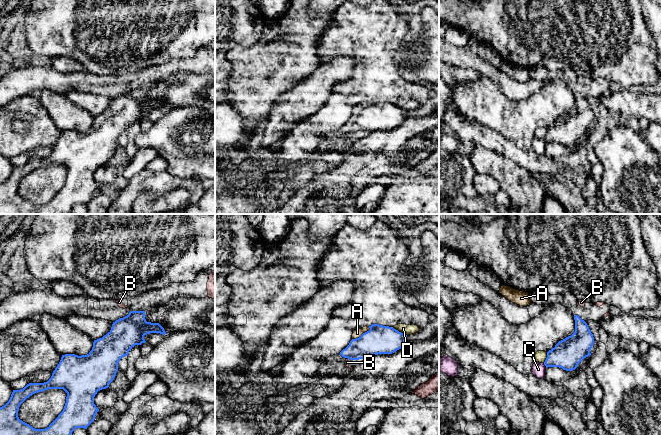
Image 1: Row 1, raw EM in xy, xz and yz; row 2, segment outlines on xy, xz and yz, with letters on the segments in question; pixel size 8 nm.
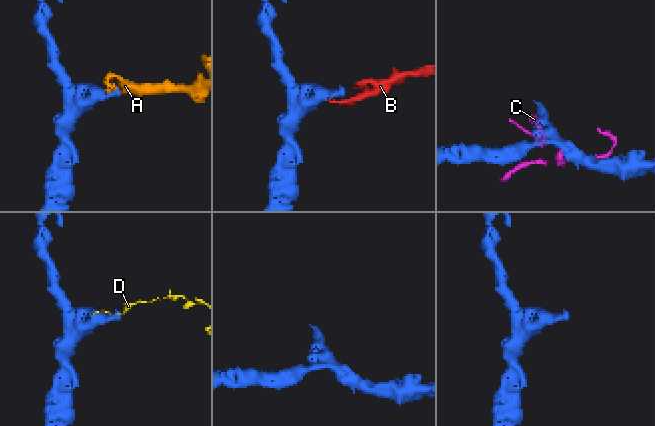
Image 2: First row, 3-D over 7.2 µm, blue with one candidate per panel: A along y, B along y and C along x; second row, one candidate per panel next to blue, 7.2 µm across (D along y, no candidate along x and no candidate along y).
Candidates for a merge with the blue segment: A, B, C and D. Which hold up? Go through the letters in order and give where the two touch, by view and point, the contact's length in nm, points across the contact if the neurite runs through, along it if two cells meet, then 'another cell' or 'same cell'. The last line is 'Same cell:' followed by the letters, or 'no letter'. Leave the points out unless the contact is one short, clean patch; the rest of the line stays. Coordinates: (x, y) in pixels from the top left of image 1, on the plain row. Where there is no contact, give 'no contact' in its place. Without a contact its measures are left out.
A: meets blue in xz at (362, 110); contact 180 nm long; same cell
B: meets blue in xz at (349, 134); contact 40 nm long; border along xz (347, 133), (350, 136); another cell
C: meets blue in yz at (544, 140); contact 50 nm long; another cell
D: meets blue in xz at (398, 107); contact 150 nm long; another cell
Same cell: A

